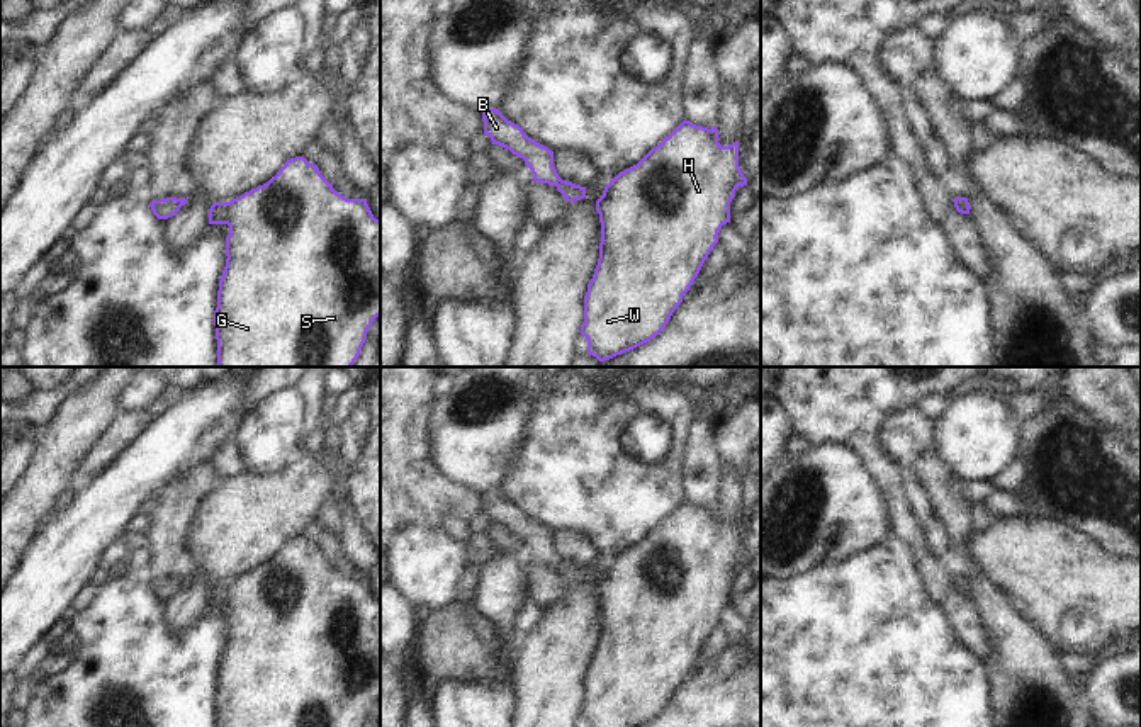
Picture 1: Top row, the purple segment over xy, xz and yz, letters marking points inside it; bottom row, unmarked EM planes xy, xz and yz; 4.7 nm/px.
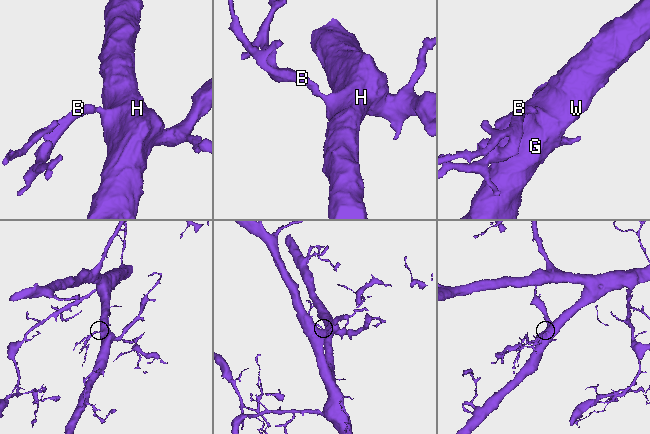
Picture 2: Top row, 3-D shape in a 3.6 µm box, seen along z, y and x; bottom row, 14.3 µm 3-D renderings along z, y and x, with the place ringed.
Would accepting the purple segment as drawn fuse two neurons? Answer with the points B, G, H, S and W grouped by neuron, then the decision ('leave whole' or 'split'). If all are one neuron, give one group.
B G H S W | leave whole

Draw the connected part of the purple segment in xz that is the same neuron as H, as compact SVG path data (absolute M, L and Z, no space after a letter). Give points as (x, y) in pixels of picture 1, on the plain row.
M686 499L637 545L610 561L596 581L601 603L599 639L584 676L581 705L587 727L640 727L666 708L718 623L718 611L730 603L730 583L739 566L747 566L739 547L739 521L722 527L717 506L708 510Z

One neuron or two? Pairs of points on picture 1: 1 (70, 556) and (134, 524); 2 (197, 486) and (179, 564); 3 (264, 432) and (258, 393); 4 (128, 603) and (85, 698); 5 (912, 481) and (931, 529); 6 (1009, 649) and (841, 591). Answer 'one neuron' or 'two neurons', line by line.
1: two neurons
2: one neuron
3: two neurons
4: one neuron
5: one neuron
6: two neurons

